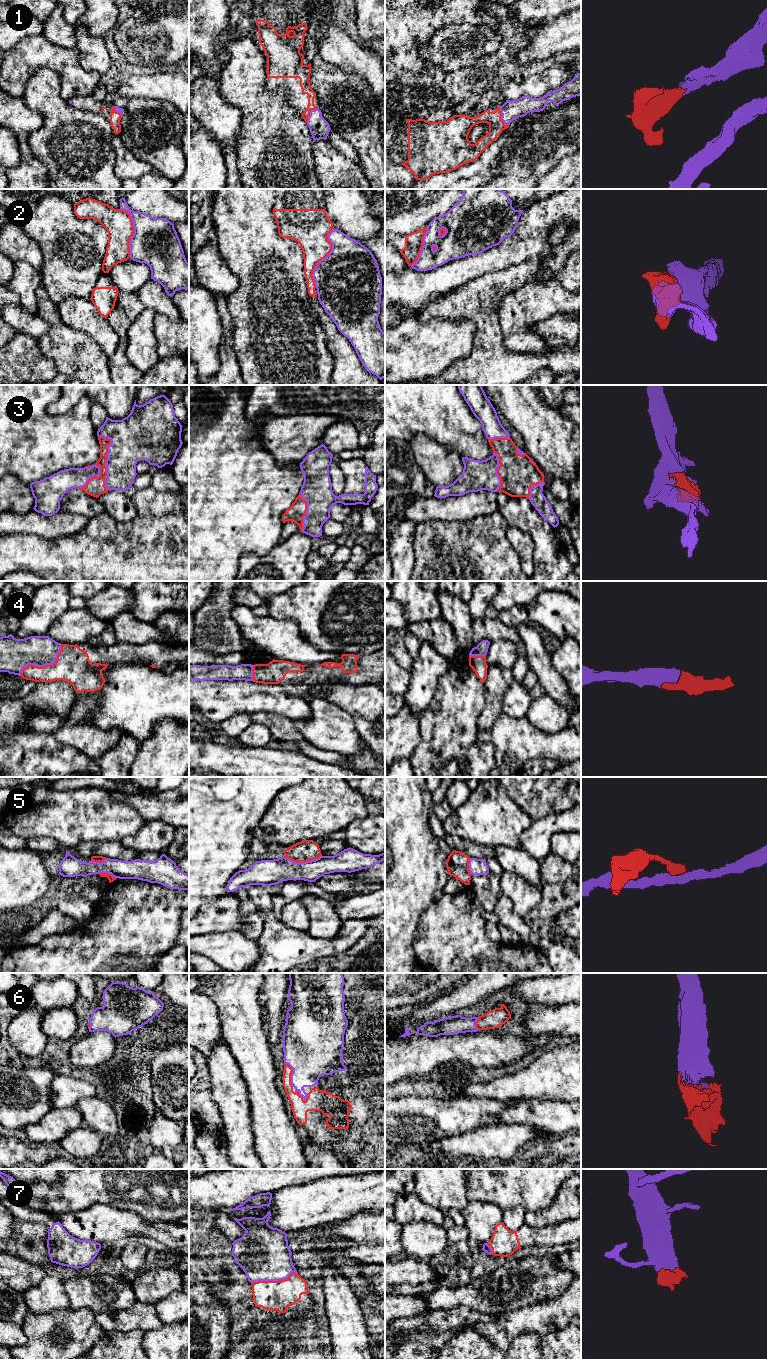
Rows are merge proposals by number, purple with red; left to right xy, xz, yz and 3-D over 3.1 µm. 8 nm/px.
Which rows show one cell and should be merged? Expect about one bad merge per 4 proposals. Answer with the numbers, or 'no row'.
1, 3, 4, 6, 7

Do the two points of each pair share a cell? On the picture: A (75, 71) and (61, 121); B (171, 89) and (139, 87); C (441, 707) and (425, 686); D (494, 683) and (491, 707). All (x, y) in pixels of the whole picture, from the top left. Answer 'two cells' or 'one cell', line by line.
A: two cells
B: one cell
C: two cells
D: one cell

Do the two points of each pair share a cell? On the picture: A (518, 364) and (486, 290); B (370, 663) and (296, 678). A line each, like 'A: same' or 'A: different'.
A: same
B: same

